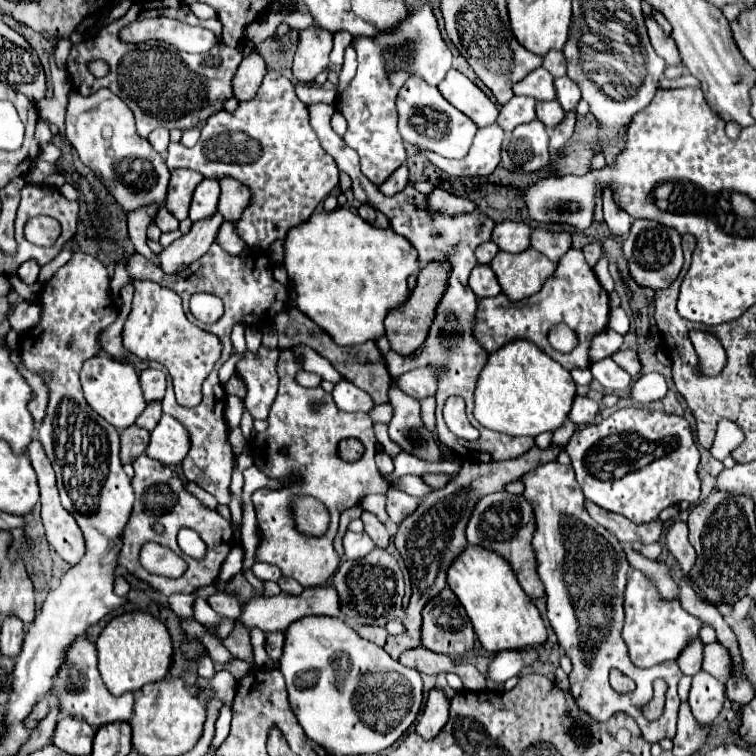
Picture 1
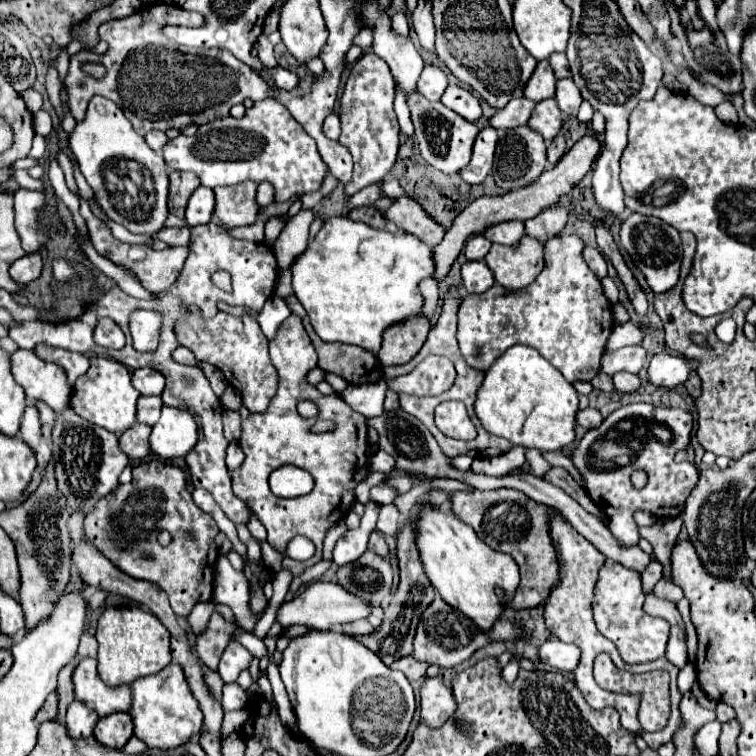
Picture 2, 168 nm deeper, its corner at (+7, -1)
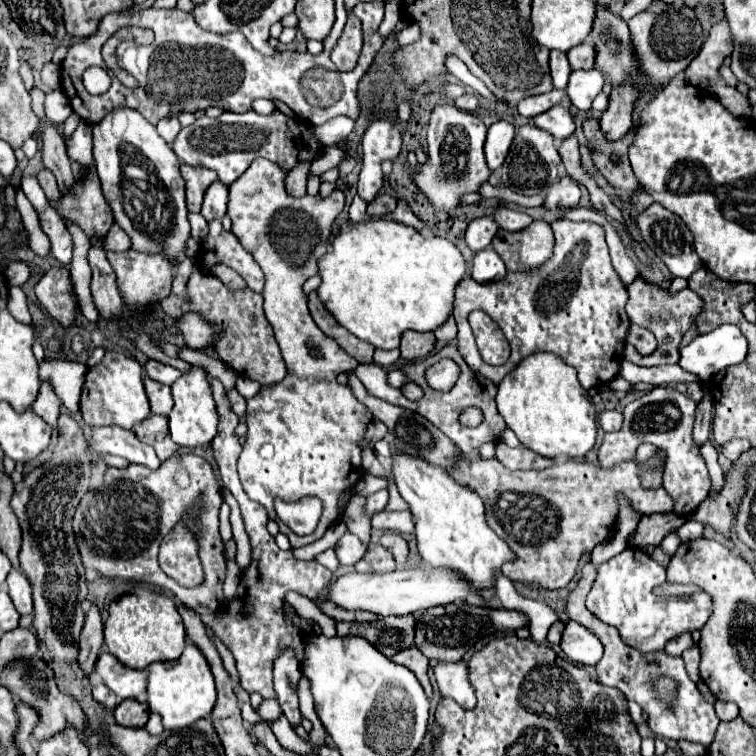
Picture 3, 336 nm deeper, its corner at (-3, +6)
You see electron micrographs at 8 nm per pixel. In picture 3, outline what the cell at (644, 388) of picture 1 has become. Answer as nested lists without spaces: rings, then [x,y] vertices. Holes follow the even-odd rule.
[[[722,324],[708,334],[696,336],[680,350],[680,366],[698,374],[702,380],[732,364],[740,364],[744,358],[746,338],[732,324]]]

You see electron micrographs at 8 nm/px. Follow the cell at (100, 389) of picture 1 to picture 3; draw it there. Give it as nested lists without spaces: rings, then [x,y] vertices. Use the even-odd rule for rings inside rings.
[[[106,352],[100,364],[88,366],[80,400],[82,420],[88,426],[120,426],[124,430],[132,430],[138,422],[150,416],[142,376],[144,370],[132,356],[124,356],[122,352]]]

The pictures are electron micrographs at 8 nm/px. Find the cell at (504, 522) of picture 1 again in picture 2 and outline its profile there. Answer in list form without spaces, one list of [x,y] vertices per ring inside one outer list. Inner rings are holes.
[[[494,489],[494,491],[454,491],[452,511],[456,517],[470,525],[476,535],[492,549],[512,555],[520,567],[518,591],[508,603],[508,609],[536,607],[548,599],[550,589],[558,581],[558,559],[548,535],[548,507],[528,499],[516,489]]]

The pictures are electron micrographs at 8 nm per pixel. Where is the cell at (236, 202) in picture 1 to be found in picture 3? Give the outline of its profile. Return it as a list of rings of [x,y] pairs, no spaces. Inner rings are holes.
[[[256,158],[254,164],[234,182],[230,184],[230,202],[228,202],[228,216],[232,220],[232,234],[240,240],[240,244],[254,256],[254,260],[260,264],[266,284],[264,284],[264,312],[268,322],[274,328],[276,340],[282,350],[282,358],[286,362],[288,374],[282,382],[264,386],[260,392],[248,400],[248,410],[246,410],[246,444],[238,460],[238,474],[244,486],[244,492],[260,502],[266,510],[270,520],[274,520],[280,526],[280,532],[290,538],[292,548],[306,546],[310,542],[316,542],[324,536],[328,526],[336,522],[340,516],[338,508],[338,498],[340,494],[350,486],[354,486],[362,478],[362,470],[352,464],[354,450],[358,448],[356,442],[364,438],[364,430],[368,422],[372,420],[372,412],[350,392],[350,386],[338,384],[338,374],[348,370],[354,370],[358,362],[348,356],[336,340],[326,336],[316,322],[310,316],[308,310],[308,298],[304,294],[304,282],[318,274],[318,260],[328,252],[328,238],[332,234],[332,222],[336,216],[342,212],[346,204],[346,194],[342,190],[334,190],[328,198],[322,198],[320,194],[316,196],[302,196],[302,198],[292,198],[286,192],[284,178],[288,170],[280,168],[276,162],[270,162],[266,158]],[[280,496],[286,502],[296,502],[304,496],[318,496],[324,502],[324,512],[318,522],[318,528],[308,534],[308,536],[298,536],[294,534],[274,512],[274,498]]]

